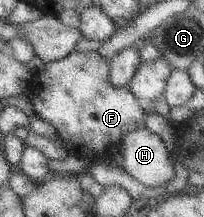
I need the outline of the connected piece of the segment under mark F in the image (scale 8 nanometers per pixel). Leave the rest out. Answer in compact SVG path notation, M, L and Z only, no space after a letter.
M99 51L71 52L67 58L45 63L43 70L31 78L25 93L35 114L55 124L62 142L89 148L107 155L111 146L121 146L124 138L137 129L146 130L144 102L127 86L116 87L109 80L110 62Z

